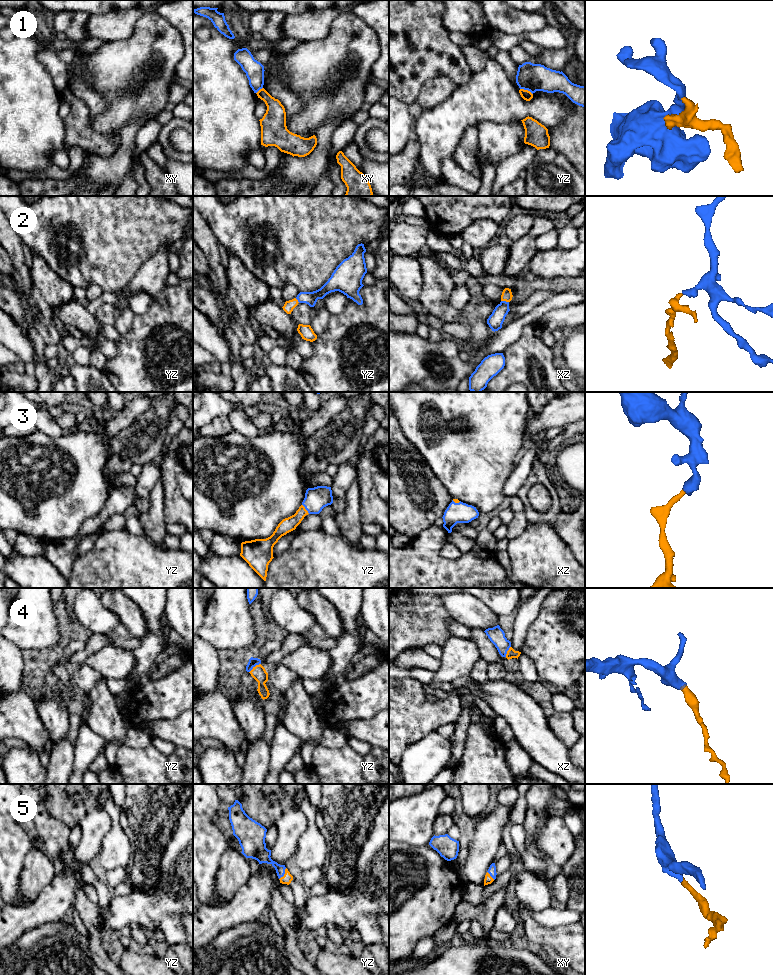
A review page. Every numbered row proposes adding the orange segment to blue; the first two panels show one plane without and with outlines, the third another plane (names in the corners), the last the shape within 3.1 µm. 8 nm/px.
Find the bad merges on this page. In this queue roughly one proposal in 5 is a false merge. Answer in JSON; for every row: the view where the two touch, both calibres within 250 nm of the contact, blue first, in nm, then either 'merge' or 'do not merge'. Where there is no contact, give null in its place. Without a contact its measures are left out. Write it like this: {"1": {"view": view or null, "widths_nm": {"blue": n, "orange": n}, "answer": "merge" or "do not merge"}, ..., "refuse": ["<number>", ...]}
{"1": {"view": "yz", "widths_nm": {"blue": 220, "orange": 80}, "answer": "do not merge"}, "2": {"view": "xz", "widths_nm": {"blue": 120, "orange": 80}, "answer": "merge"}, "3": {"view": "yz", "widths_nm": {"blue": 180, "orange": 120}, "answer": "merge"}, "4": {"view": "yz", "widths_nm": {"blue": 70, "orange": 120}, "answer": "merge"}, "5": {"view": "yz", "widths_nm": {"blue": 130, "orange": 80}, "answer": "merge"}, "refuse": ["1"]}

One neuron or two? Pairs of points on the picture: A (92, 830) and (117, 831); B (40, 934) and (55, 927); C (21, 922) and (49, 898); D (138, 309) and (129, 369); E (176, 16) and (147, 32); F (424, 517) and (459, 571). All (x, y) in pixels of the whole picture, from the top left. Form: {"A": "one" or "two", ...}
{"A": "two", "B": "one", "C": "one", "D": "two", "E": "two", "F": "two"}

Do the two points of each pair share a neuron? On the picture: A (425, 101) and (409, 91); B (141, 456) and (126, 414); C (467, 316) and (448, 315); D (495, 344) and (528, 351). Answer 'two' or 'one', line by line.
A: two
B: two
C: two
D: two

